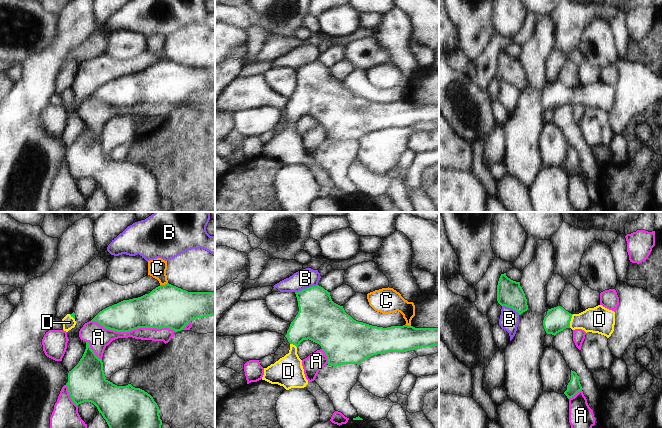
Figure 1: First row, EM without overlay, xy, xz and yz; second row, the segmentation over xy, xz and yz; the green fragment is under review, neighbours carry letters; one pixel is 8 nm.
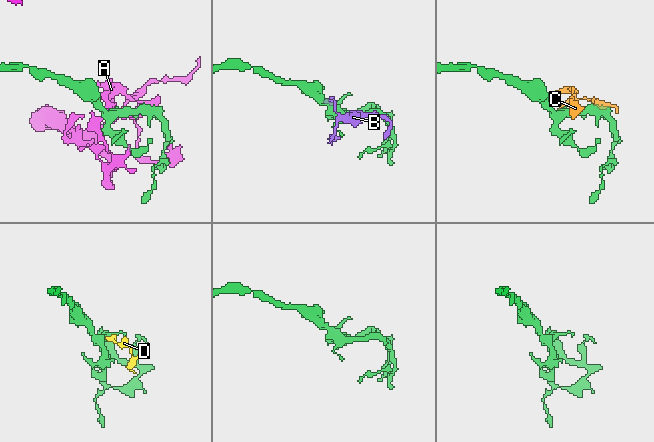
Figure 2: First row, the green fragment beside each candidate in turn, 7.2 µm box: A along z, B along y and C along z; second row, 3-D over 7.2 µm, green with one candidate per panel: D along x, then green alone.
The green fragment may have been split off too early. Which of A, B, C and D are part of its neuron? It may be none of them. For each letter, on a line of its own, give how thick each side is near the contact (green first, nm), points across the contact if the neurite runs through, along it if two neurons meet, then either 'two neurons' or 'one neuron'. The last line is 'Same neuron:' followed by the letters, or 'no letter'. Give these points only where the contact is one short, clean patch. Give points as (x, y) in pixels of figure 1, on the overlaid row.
A: calibres 300 and 140 nm; two neurons
B: calibres 320 and 150 nm; two neurons
C: calibres 340 and 150 nm; two neurons
D: calibres 190 and 220 nm; way yz (557, 319), (570, 320), (599, 319); one neuron
Same neuron: D

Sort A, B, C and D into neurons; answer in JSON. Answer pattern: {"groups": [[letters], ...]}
{"groups": [["A"], ["B"], ["C"], ["D"]]}

